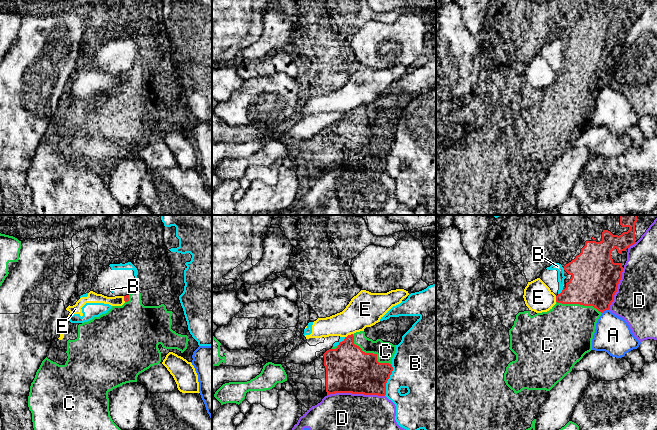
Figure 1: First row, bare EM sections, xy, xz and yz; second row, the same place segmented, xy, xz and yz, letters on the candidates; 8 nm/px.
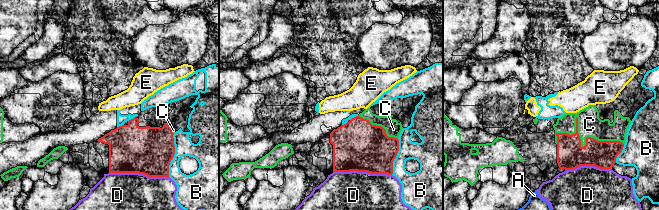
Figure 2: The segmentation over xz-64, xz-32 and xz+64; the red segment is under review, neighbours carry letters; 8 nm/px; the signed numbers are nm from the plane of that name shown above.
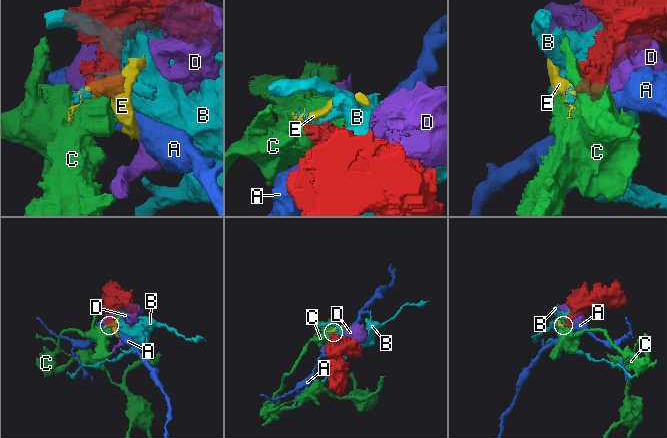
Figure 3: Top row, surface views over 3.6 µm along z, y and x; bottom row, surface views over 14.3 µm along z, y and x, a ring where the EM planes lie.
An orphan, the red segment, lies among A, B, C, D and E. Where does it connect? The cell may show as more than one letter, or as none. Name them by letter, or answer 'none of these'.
C

